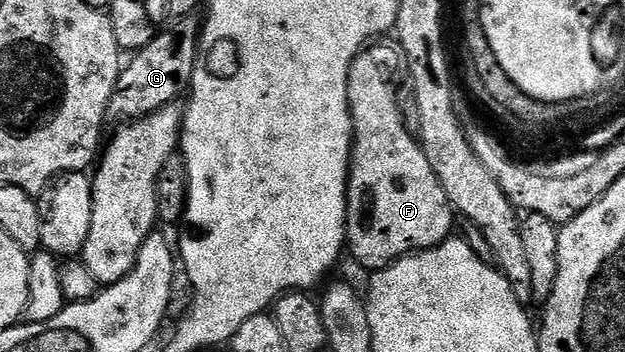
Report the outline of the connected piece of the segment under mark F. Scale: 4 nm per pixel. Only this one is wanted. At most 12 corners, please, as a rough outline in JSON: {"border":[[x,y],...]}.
{"border":[[398,45],[349,72],[345,243],[367,272],[452,237]]}

